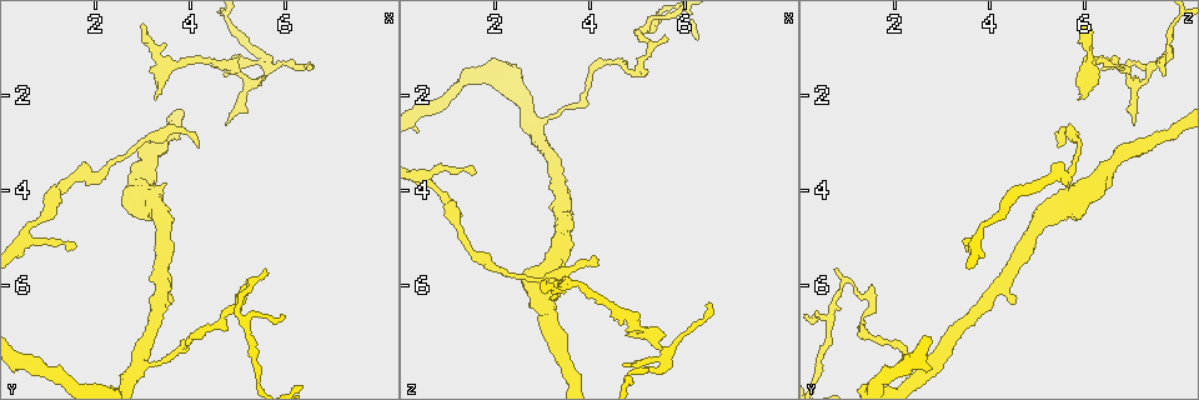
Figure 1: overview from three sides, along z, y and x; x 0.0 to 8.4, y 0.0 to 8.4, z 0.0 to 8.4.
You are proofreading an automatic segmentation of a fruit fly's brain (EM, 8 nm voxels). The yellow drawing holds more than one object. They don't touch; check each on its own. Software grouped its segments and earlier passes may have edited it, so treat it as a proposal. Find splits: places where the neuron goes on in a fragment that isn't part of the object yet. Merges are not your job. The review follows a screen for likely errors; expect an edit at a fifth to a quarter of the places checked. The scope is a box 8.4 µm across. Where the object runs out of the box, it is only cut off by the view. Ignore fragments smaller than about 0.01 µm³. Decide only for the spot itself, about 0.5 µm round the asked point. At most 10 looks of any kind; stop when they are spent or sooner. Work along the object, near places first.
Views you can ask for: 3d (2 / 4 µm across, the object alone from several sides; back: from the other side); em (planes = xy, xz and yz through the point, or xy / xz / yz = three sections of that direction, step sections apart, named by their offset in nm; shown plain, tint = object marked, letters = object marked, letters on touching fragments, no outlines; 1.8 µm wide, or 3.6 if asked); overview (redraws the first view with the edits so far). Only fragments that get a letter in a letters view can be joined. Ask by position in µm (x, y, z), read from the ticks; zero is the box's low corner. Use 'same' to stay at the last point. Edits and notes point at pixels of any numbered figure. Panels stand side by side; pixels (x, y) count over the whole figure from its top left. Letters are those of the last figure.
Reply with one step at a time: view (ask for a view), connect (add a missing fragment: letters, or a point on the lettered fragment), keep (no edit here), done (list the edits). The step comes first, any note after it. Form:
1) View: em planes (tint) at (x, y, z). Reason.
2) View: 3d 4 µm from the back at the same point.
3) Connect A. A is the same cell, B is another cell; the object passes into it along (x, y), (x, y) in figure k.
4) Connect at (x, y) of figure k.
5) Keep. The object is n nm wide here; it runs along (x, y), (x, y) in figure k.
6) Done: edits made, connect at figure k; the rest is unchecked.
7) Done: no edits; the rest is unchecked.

View: 3d 4 µm from the back at (3.30, 1.75, 6.30).

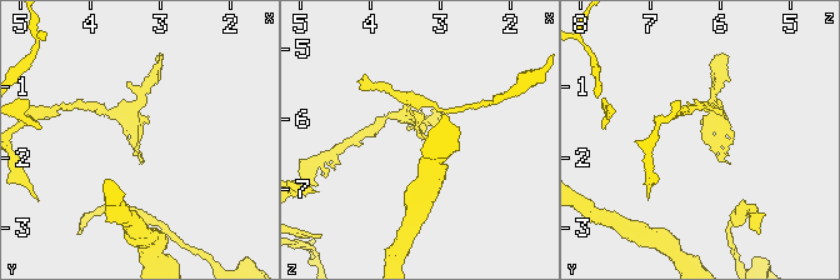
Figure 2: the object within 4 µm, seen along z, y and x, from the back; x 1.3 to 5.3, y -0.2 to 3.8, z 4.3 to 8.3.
View: em xy step 4 (letters) at (3.25, 1.75, 6.30). Shape alone is not enough.

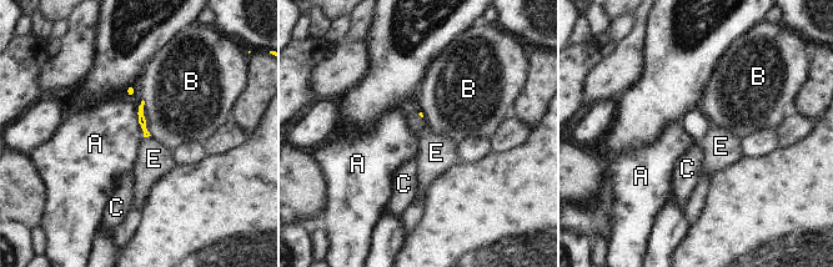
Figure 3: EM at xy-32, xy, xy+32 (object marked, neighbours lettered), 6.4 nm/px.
View: em xz step 8 (letters) at the same point. Cut it another way.

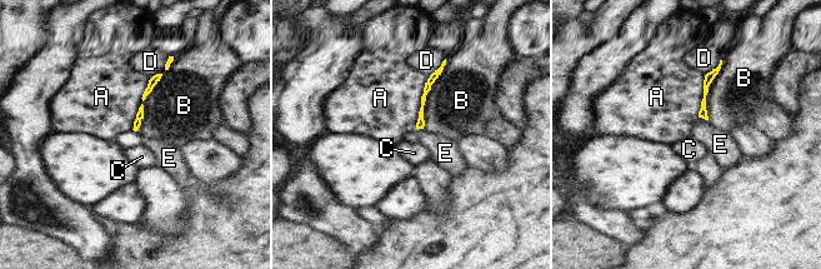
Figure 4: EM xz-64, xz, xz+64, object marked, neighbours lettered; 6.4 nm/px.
Keep. A, B, C, D and E are other cells; a border runs along (429, 75), (421, 96), (416, 129) in figure 4; none of them fits.

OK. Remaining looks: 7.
View: em xy step 8 (tint) at (5.55, 1.25, 7.70). Sharp bend.

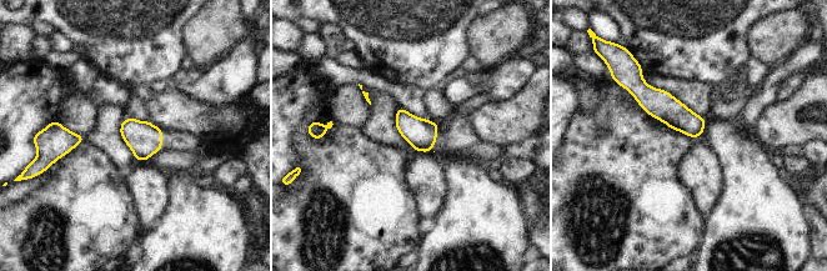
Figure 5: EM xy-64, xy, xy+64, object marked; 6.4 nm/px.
View: em planes (letters) at the same point. Another direction.

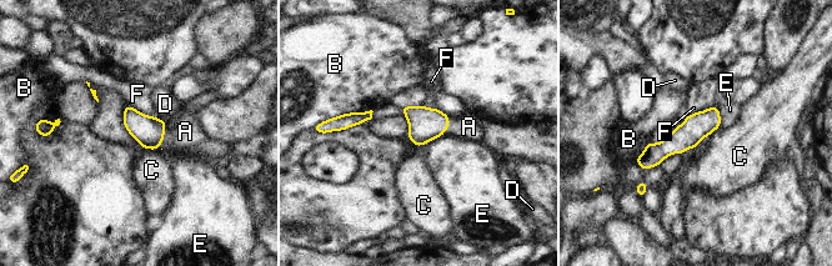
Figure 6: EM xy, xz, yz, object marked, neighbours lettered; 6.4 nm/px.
Connect A. A is the same cell, B, C, D, E and F are other cells; it goes on there.

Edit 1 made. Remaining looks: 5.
View: overview. Redraw.

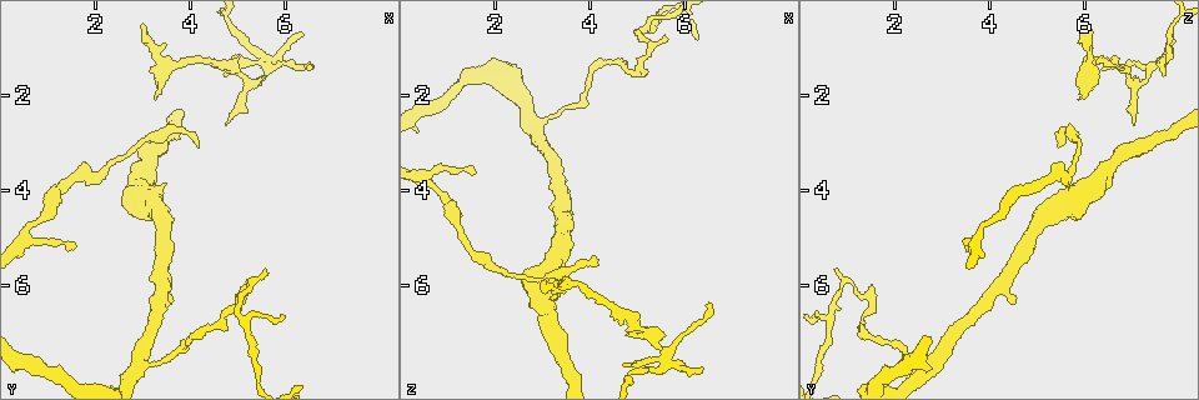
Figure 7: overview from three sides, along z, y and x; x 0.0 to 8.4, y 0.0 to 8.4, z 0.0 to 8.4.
View: 3d 2 µm at (4.75, 2.55, 7.00). Branch stops here.

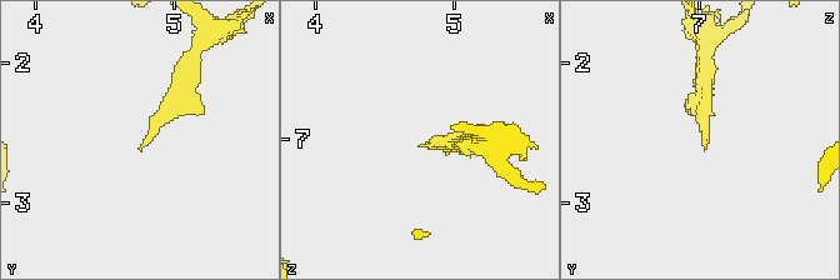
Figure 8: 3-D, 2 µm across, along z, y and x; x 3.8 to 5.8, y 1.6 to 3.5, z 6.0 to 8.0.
View: em planes (letters) at (4.76, 2.62, 7.04).

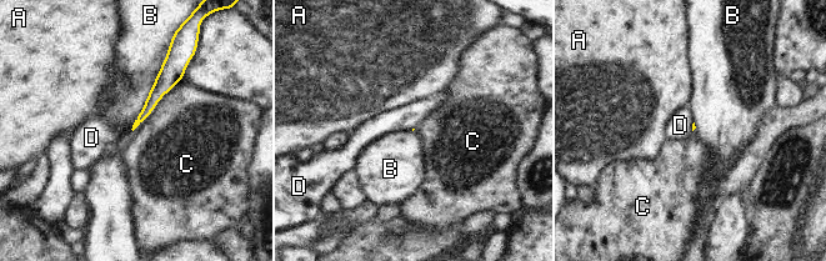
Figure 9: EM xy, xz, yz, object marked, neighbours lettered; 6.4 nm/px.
Keep. A, B, C and D are other cells; a border runs along (183, 78), (133, 131) in figure 9; no lettered fragment goes on from it.

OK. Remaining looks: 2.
Done: edits made, connect at figure 6; the rest is unchecked.

